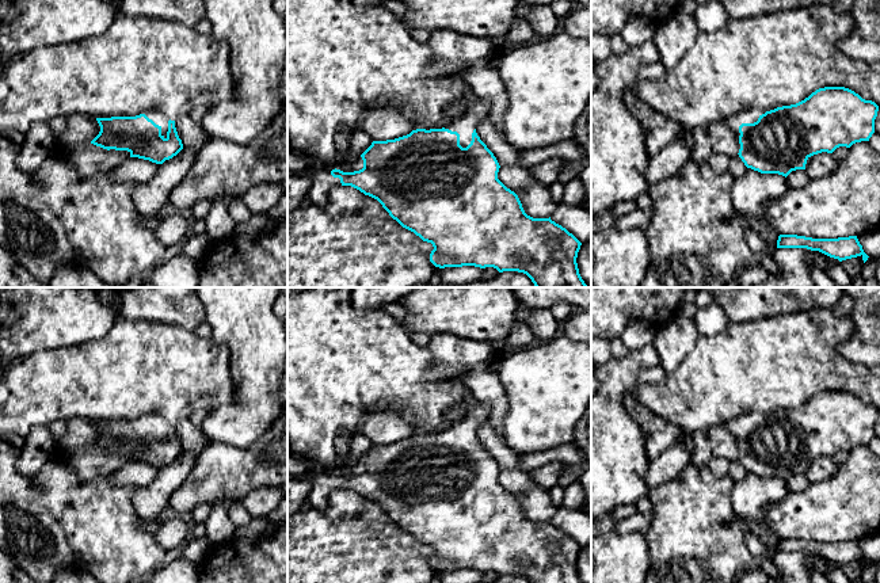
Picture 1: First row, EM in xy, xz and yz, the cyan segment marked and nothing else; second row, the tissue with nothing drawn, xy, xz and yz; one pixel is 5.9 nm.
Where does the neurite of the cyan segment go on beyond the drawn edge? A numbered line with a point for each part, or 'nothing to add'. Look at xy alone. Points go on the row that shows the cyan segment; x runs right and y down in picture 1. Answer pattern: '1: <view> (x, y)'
1: xy (157, 117)

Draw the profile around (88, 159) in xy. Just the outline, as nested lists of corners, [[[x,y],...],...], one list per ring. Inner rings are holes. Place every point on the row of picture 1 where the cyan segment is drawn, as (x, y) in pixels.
[[[91,142],[56,145],[52,153],[68,160],[83,180],[98,172],[113,169],[115,165],[130,159],[130,152],[127,150],[107,150]]]

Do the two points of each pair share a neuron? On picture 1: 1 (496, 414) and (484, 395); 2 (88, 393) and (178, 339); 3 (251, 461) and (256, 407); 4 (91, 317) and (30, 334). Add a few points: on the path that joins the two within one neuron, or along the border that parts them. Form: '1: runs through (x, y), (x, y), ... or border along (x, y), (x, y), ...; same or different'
1: runs through (496, 410), (488, 399); same
2: runs through (110, 378), (138, 368), (149, 368), (156, 361); same
3: border along (273, 420), (247, 446), (220, 442); different
4: runs through (76, 317), (45, 319); same

